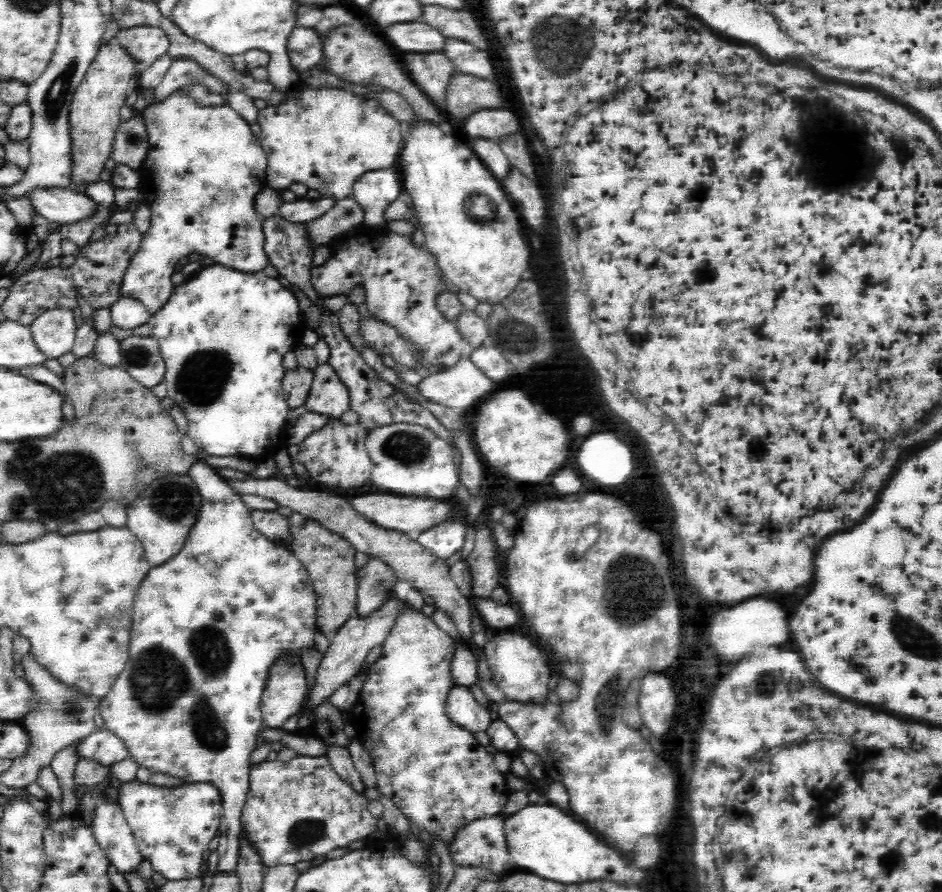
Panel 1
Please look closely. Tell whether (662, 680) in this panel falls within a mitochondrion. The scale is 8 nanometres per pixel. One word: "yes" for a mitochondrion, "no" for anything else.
no

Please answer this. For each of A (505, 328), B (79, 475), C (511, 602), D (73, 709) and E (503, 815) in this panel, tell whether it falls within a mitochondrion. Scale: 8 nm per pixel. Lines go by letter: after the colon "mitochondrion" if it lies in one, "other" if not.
A: mitochondrion
B: mitochondrion
C: other
D: mitochondrion
E: other

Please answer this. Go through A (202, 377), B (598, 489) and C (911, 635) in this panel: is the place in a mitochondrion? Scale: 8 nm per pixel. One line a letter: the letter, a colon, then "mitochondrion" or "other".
A: mitochondrion
B: other
C: mitochondrion

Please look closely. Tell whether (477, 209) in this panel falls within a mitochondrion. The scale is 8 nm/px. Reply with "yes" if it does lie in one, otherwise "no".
yes

